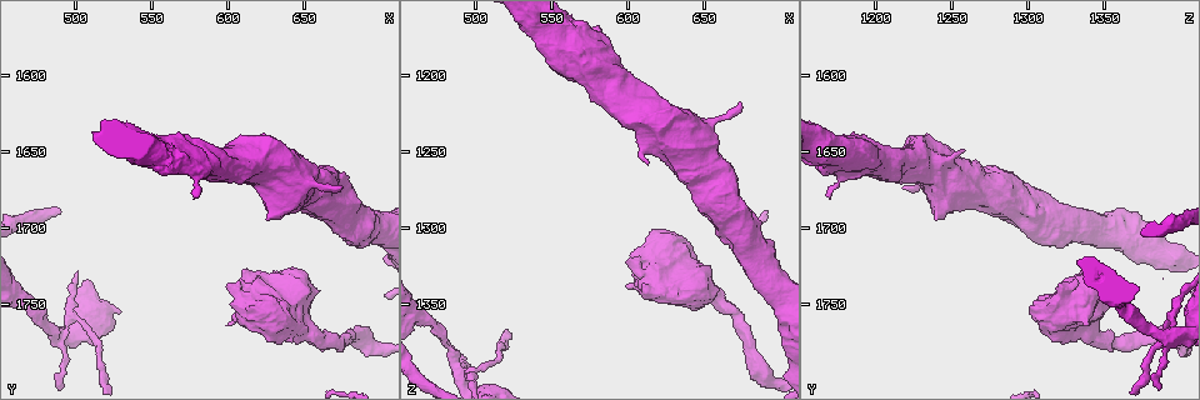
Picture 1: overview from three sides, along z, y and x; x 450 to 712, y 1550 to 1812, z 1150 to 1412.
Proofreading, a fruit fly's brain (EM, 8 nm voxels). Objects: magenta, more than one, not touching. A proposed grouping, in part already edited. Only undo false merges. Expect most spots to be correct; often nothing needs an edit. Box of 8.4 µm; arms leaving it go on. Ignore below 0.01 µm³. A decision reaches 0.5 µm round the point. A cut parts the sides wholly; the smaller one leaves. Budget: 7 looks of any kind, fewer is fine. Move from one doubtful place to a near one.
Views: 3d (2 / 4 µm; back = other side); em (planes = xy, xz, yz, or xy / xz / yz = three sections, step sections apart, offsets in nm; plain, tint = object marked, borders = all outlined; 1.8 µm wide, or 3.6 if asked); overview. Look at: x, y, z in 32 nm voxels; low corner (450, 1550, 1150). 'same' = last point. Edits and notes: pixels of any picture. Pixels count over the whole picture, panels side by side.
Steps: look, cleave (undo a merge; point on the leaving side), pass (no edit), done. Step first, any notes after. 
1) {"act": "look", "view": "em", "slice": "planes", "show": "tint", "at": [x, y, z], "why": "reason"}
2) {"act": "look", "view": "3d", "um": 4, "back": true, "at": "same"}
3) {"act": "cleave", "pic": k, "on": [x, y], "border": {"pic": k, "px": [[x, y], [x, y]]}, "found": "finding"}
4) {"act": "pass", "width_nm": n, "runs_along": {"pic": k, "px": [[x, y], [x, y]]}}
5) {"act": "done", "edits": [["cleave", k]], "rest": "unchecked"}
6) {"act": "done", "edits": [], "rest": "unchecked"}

{"act": "look", "view": "3d", "um": 2, "at": [488, 1770, 1394], "why": "a fork"}

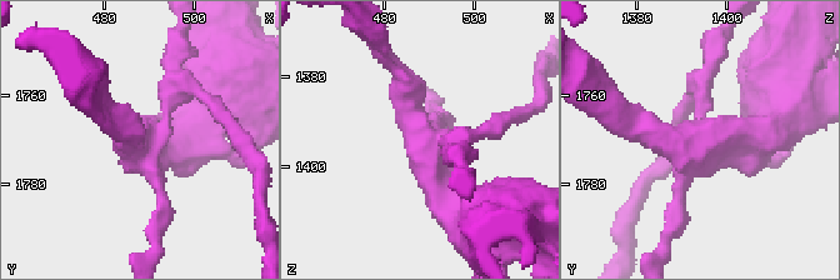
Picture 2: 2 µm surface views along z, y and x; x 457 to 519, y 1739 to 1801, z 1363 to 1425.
{"act": "look", "view": "em", "slice": "planes", "show": "tint", "at": [490, 1770, 1395], "why": "shape alone is not enough"}

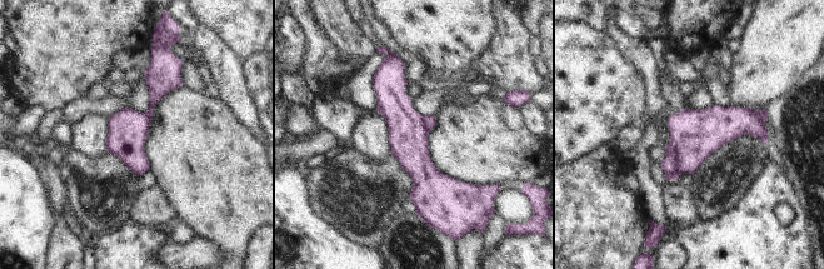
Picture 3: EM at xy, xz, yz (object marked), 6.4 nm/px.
{"act": "cleave", "pic": 3, "on": [697, 134], "width_nm": 260, "part_leaving": {"pic": 3, "px": [[395, 60], [420, 208]]}, "found": "a second neuron is stuck on"}

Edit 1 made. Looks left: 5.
{"act": "look", "view": "overview", "why": "redraw"}

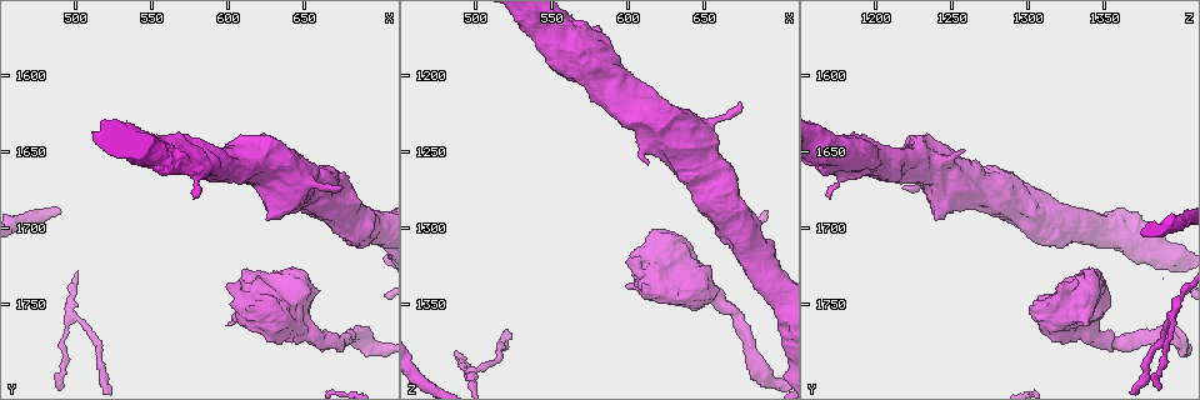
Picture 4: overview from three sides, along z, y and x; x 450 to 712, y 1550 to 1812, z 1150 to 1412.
{"act": "look", "view": "em", "slice": "planes", "show": "tint", "at": [636, 1756, 1328], "why": "calibre changes"}

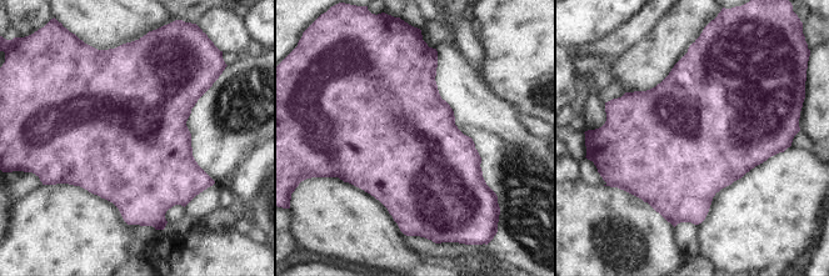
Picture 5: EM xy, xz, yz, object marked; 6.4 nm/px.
{"act": "pass", "width_nm": 800, "found": "continuous, no second neuron"}

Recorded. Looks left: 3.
{"act": "look", "view": "em", "um": 3.6, "slice": "planes", "show": "borders", "at": [612, 1656, 1244], "why": "calibre changes"}

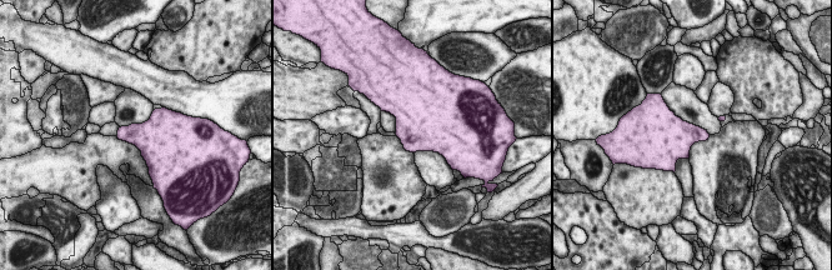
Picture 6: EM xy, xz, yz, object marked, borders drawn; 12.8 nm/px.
{"act": "pass", "found": "all the same neuron"}

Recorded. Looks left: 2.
{"act": "done", "edits": [["cleave", 3]], "rest": "unchecked"}

